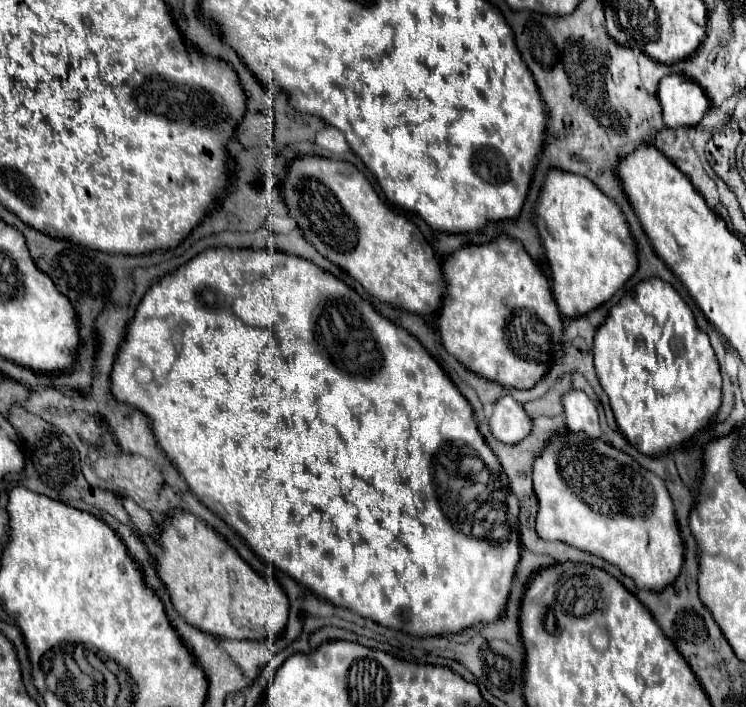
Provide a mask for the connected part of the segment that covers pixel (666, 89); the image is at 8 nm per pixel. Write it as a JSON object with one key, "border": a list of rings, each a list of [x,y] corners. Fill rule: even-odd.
{"border":[[[666,75],[658,87],[658,99],[666,127],[694,127],[708,111],[702,87],[684,75]]]}

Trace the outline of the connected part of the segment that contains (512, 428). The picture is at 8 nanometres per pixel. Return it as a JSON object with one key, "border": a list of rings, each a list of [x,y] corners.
{"border":[[[502,397],[494,403],[492,413],[488,417],[488,425],[492,435],[508,445],[522,441],[532,429],[528,413],[512,397]]]}

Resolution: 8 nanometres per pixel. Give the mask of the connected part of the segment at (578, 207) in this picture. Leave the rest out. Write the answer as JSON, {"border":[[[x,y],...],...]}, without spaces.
{"border":[[[550,169],[532,215],[548,265],[552,297],[562,317],[586,315],[612,295],[636,271],[636,245],[618,205],[590,179]]]}

